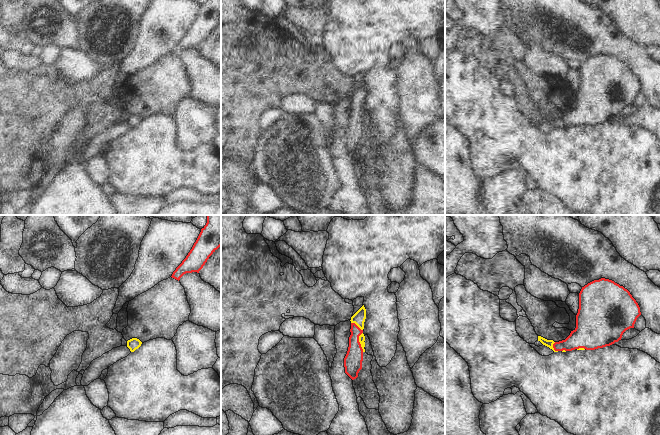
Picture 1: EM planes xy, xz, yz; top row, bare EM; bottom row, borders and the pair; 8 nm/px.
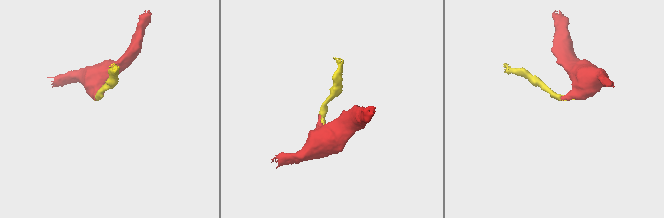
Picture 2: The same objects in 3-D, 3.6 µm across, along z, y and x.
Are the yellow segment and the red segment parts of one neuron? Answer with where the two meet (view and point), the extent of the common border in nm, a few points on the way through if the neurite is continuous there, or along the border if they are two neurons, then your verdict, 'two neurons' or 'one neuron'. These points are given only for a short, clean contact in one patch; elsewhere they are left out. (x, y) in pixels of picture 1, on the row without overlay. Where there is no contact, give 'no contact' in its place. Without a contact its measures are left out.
meets yellow in xz at (359, 117); contact 160 nm long; runs through xz (361, 114), (359, 117), (353, 136); one neuron

